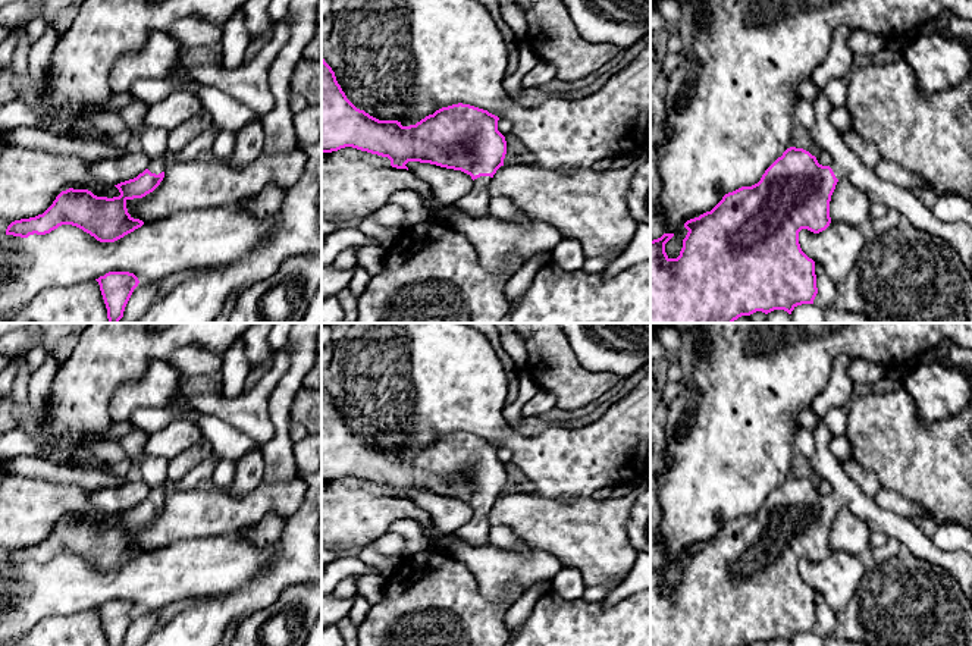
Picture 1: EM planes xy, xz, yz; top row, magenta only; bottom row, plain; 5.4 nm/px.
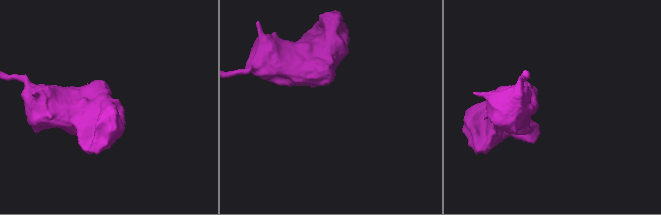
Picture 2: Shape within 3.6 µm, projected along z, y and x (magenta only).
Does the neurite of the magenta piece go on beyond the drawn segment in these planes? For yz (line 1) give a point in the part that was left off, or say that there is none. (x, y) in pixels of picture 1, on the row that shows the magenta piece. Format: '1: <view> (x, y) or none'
1: yz (844, 163)

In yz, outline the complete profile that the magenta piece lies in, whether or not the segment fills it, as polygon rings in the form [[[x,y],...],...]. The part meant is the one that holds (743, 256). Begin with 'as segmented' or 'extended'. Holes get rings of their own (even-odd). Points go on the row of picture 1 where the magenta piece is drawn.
extended; [[[822,92],[812,101],[812,107],[815,125],[809,135],[821,151],[833,157],[833,163],[822,166],[809,151],[790,147],[765,170],[758,184],[725,194],[711,211],[687,220],[684,228],[689,232],[677,258],[670,258],[665,253],[665,244],[674,233],[664,233],[650,241],[650,323],[733,323],[756,311],[768,314],[774,310],[784,310],[791,314],[797,305],[813,304],[818,294],[815,261],[802,251],[799,232],[808,229],[819,233],[830,226],[830,201],[841,178],[847,178],[863,191],[871,203],[882,203],[888,210],[897,210],[906,223],[944,239],[959,253],[972,279],[972,228],[965,222],[938,220],[913,191],[885,182],[874,169],[866,167],[831,125],[830,115],[834,106]]]

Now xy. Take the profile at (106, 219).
extended; [[[134,101],[117,112],[129,128],[141,129],[137,147],[150,160],[148,167],[137,178],[115,185],[120,192],[119,197],[97,197],[88,189],[69,188],[62,191],[43,214],[12,222],[6,235],[28,238],[34,233],[50,233],[62,225],[72,225],[100,242],[115,242],[141,228],[144,222],[128,213],[126,201],[142,198],[160,185],[169,151],[169,132],[144,125],[150,107]]]

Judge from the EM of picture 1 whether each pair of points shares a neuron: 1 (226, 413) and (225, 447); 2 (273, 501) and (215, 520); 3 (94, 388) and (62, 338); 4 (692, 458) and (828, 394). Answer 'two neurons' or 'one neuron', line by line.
1: two neurons
2: one neuron
3: two neurons
4: two neurons

